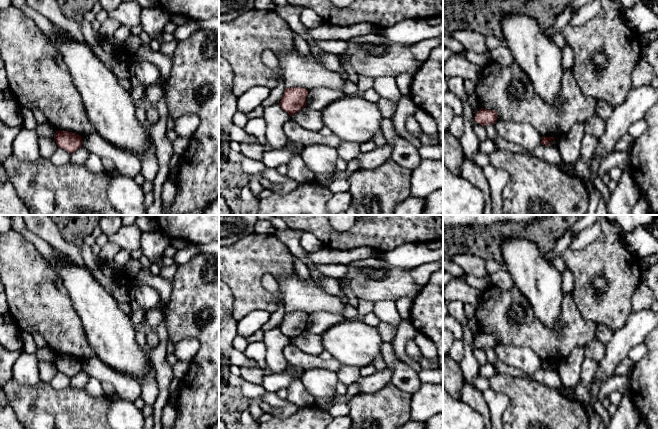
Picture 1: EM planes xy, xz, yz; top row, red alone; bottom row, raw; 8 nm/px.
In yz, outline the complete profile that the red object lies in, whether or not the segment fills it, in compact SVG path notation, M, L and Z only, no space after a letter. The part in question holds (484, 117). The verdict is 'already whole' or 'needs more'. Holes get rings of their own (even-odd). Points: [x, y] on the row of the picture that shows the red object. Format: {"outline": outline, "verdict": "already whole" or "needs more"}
{"outline": "M481 108L475 115L474 119L481 126L485 126L488 124L494 125L494 123L497 121L497 116L498 113L496 111Z", "verdict": "already whole"}

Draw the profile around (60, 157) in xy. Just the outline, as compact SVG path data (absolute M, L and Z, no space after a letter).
M57 148L50 157L50 161L56 166L62 166L70 161L71 154L62 148Z

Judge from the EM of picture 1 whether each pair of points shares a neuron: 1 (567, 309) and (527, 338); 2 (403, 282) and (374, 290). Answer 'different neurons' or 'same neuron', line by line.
1: same neuron
2: same neuron

